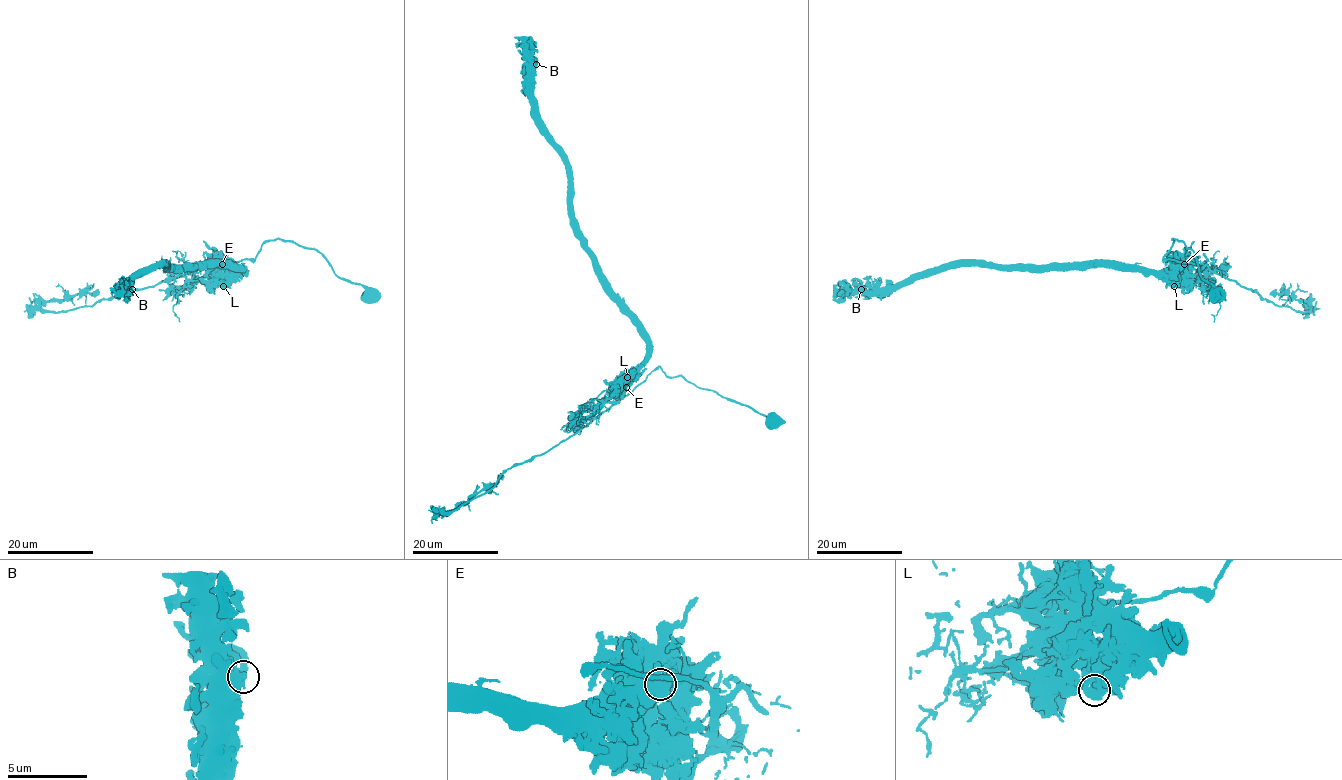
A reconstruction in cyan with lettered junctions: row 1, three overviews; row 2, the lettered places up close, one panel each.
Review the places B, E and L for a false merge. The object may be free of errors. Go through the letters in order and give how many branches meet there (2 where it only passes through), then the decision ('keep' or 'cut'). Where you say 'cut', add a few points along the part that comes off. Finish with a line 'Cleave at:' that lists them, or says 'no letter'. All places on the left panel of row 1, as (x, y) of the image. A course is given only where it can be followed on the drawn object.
B: 3 | keep
E: 3 | cut | (222, 264), (201, 265), (94, 305), (61, 312), (41, 307), (97, 292)
L: 3 | keep
Cleave at: E

